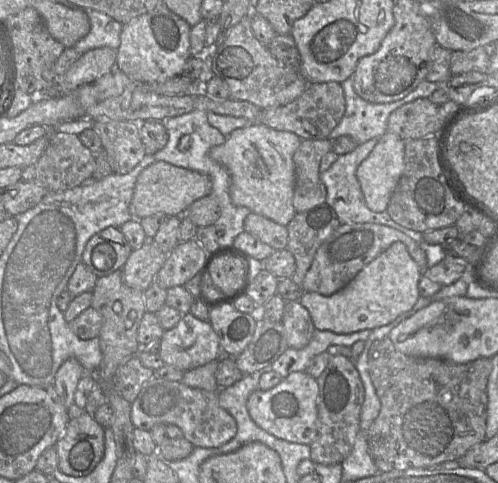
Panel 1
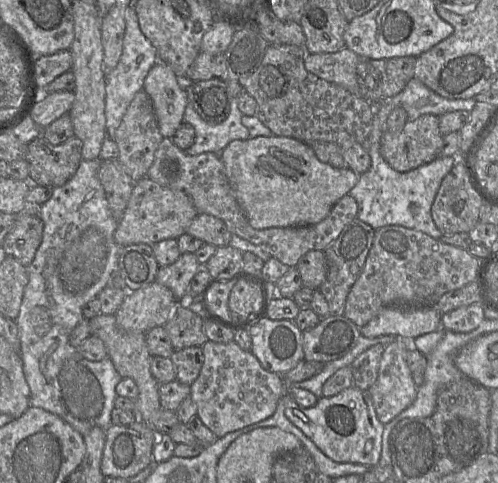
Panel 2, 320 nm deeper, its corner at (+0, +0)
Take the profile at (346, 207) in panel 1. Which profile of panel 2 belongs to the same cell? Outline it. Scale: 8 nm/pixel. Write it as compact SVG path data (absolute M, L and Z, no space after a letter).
M368 136L367 140L362 143L362 146L368 151L371 158L371 165L368 171L359 175L357 184L349 191L348 194L357 202L357 219L370 225L375 230L389 225L398 225L423 232L436 240L440 239L443 234L439 231L432 219L431 206L443 178L449 173L454 164L457 162L457 156L440 155L433 161L418 168L408 172L398 172L390 167L390 165L381 155L380 143L370 143Z

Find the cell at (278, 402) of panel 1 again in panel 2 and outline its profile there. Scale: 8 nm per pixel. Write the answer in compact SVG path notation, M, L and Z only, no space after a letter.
M285 382L284 409L286 417L298 427L330 459L336 462L377 466L382 451L384 424L376 415L369 391L347 388L332 397L321 397L315 406L304 408L289 395L295 387Z

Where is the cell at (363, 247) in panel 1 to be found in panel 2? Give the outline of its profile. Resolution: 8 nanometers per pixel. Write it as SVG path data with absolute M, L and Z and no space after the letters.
M389 225L375 230L373 245L369 251L364 268L352 286L345 303L344 317L358 327L365 326L383 308L432 307L446 293L459 289L478 280L482 257L472 256L467 249L451 246L427 234L398 225Z

